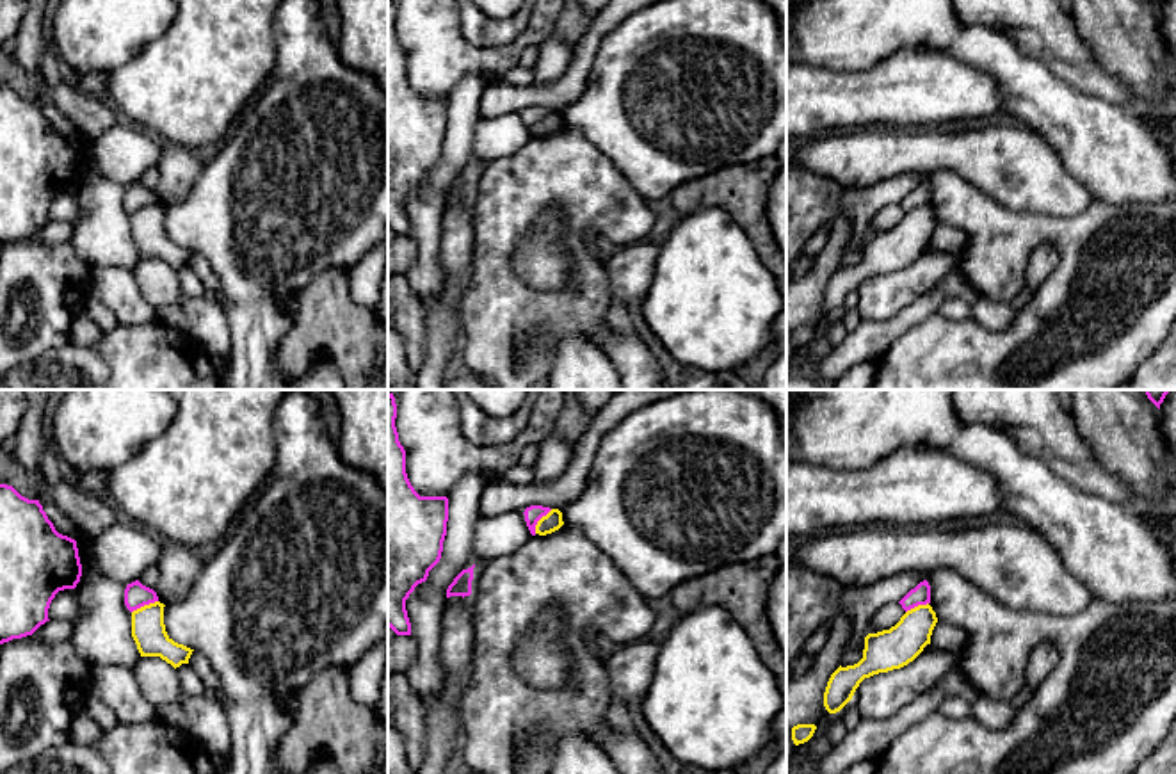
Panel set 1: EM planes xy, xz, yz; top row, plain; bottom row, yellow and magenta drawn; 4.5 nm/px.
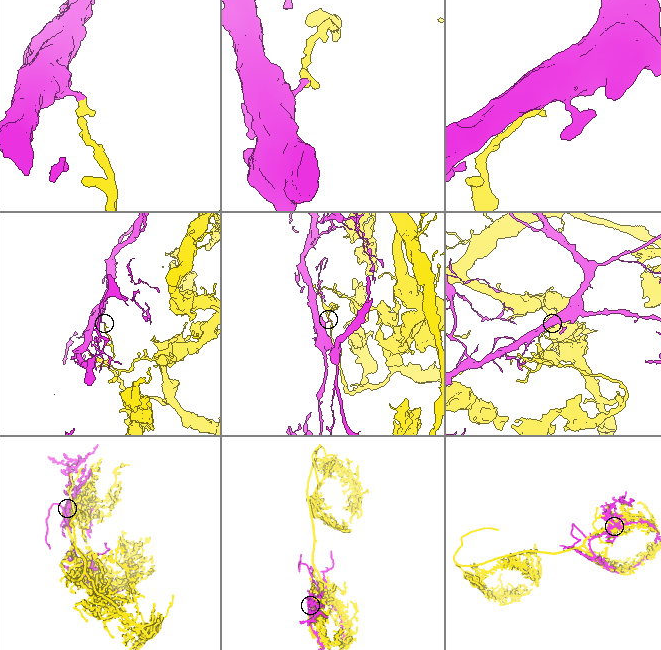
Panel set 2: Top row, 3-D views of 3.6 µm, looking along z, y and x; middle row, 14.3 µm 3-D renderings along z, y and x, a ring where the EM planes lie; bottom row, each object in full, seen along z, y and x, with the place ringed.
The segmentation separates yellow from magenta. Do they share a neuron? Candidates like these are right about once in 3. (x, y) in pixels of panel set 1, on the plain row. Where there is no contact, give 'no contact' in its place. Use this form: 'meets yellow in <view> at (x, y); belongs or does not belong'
meets yellow in xy at (144, 207); does not belong

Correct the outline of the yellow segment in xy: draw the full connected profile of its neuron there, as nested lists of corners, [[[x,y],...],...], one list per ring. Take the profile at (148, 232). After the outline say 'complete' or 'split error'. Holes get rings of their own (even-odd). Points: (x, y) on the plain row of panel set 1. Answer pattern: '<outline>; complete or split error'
[[[155,203],[132,214],[132,238],[141,258],[160,258],[174,270],[189,265],[194,251],[174,244],[164,226],[164,205]]]; complete

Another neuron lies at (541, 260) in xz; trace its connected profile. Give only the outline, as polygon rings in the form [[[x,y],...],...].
[[[541,215],[518,246],[512,258],[514,272],[537,290],[575,290],[571,278],[575,263],[560,242],[562,235],[557,215]]]

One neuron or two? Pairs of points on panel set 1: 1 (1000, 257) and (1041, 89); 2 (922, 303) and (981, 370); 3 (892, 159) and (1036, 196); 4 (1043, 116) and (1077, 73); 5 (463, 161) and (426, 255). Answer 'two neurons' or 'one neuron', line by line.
1: two neurons
2: two neurons
3: one neuron
4: two neurons
5: one neuron

